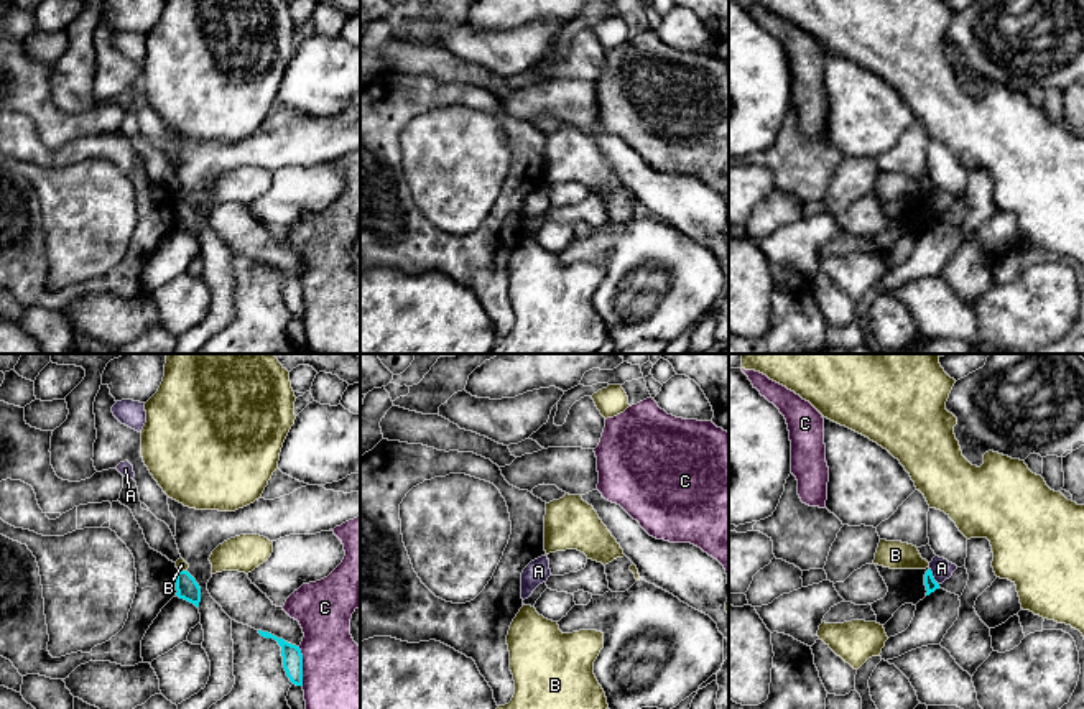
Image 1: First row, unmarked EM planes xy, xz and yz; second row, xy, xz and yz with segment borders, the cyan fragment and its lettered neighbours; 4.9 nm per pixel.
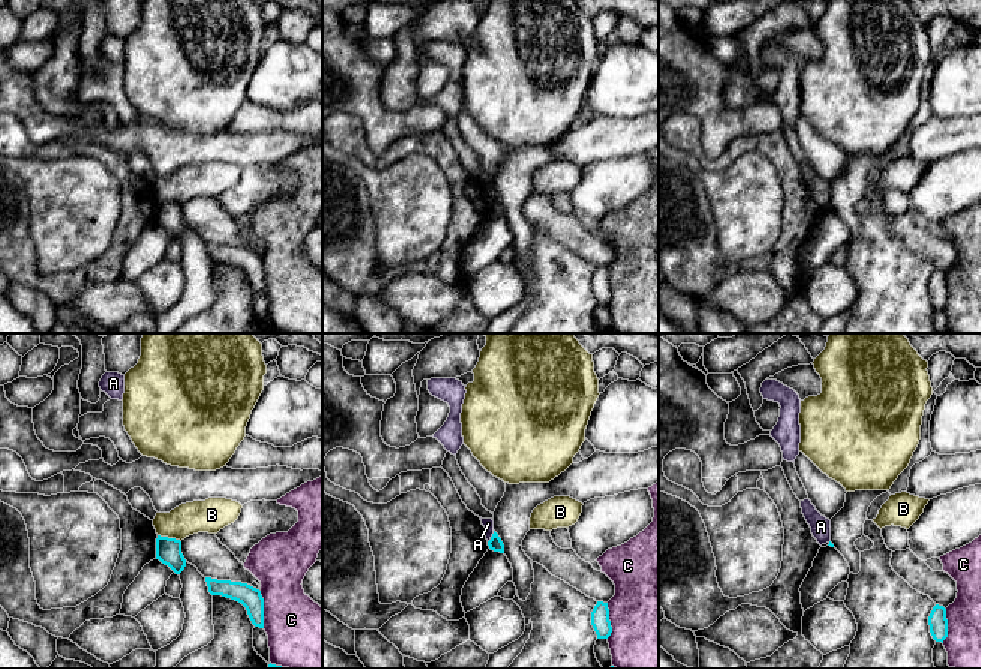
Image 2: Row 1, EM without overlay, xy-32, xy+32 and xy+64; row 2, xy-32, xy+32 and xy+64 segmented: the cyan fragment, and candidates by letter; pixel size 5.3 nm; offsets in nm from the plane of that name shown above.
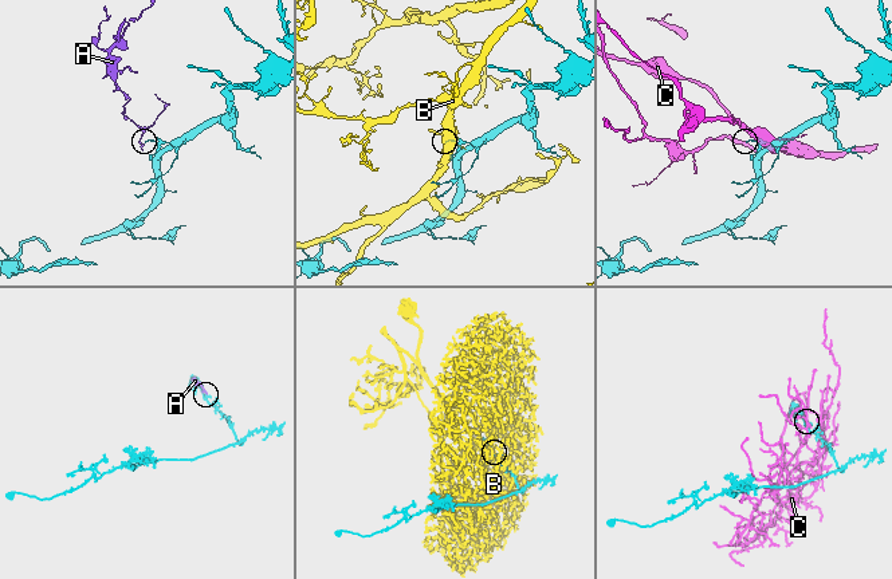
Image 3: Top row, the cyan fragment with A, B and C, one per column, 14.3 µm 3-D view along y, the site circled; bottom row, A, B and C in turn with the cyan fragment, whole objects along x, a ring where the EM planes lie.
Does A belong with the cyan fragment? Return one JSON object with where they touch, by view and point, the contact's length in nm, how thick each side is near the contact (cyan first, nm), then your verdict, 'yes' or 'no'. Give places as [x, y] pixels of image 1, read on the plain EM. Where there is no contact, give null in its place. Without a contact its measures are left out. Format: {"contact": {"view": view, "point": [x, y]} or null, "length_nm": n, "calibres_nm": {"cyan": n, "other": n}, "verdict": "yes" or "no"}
{"contact": {"view": "yz", "point": [931, 208]}, "length_nm": 100, "calibres_nm": {"cyan": 60, "other": 100}, "verdict": "no"}

